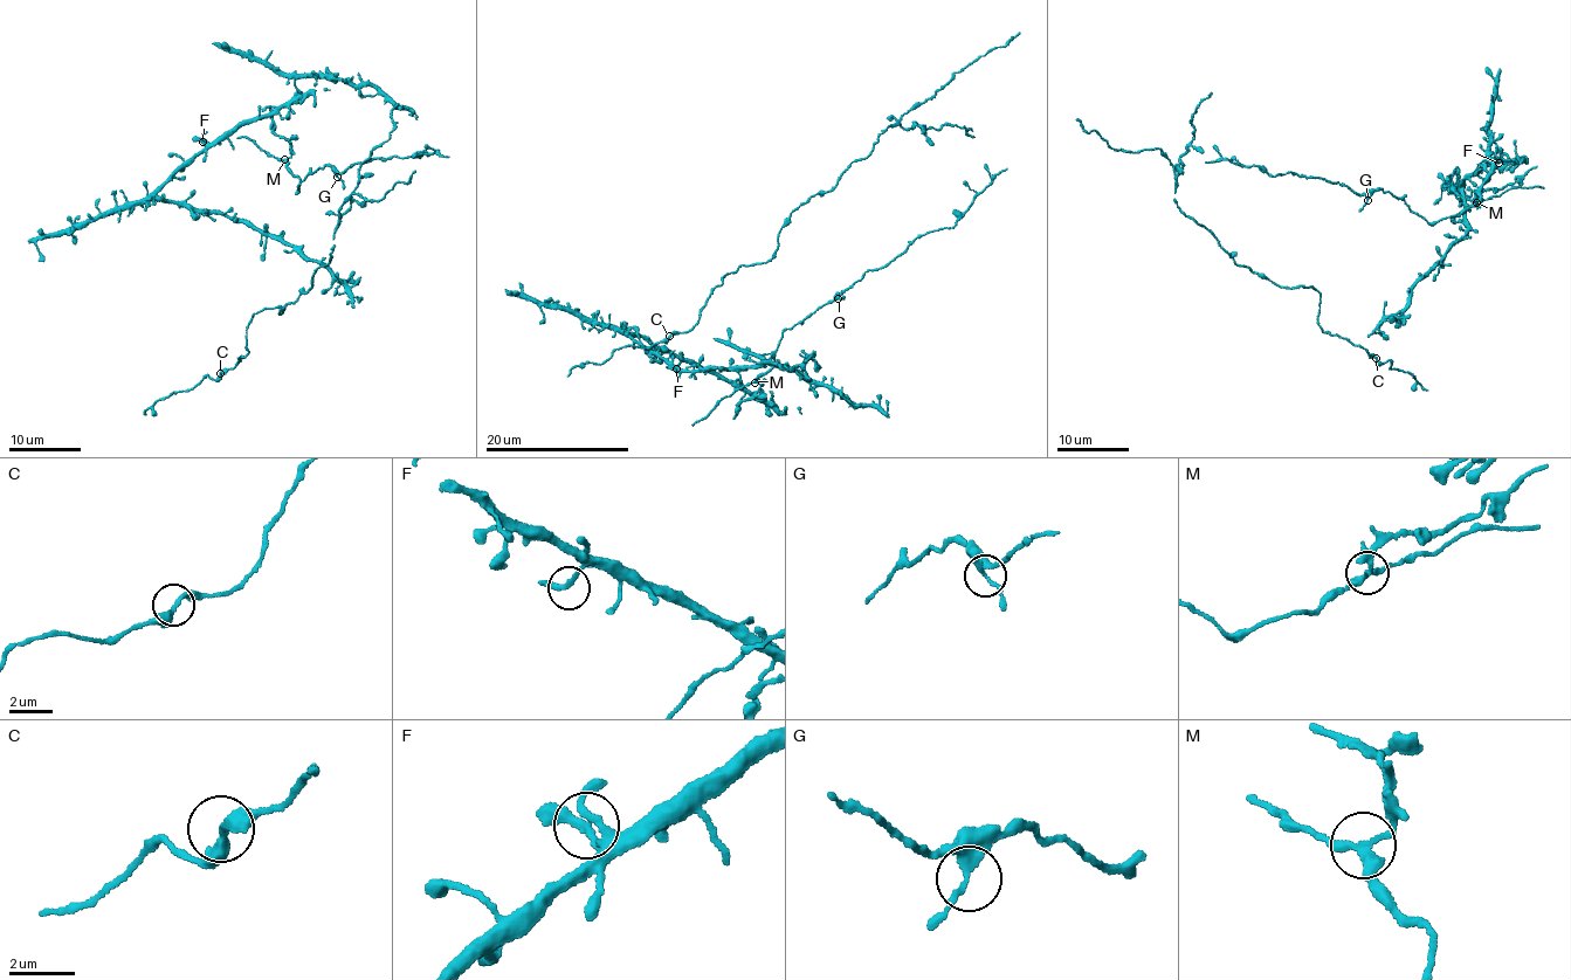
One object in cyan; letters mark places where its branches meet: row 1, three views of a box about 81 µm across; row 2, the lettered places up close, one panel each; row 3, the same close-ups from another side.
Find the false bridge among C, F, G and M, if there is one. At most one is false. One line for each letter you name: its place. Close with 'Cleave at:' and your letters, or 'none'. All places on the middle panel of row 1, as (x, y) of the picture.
M: at (755, 382)
Cleave at: M

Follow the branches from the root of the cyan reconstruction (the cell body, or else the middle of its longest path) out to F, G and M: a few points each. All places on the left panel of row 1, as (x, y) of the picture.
F: (410, 158), (376, 158), (339, 172), (324, 165), (300, 191), (289, 142), (271, 129), (271, 110), (202, 142)
G: (410, 158), (393, 156), (355, 163), (337, 177)
M: (410, 158), (376, 158), (339, 172), (324, 165), (307, 176), (300, 191), (300, 178), (291, 174), (284, 159)

